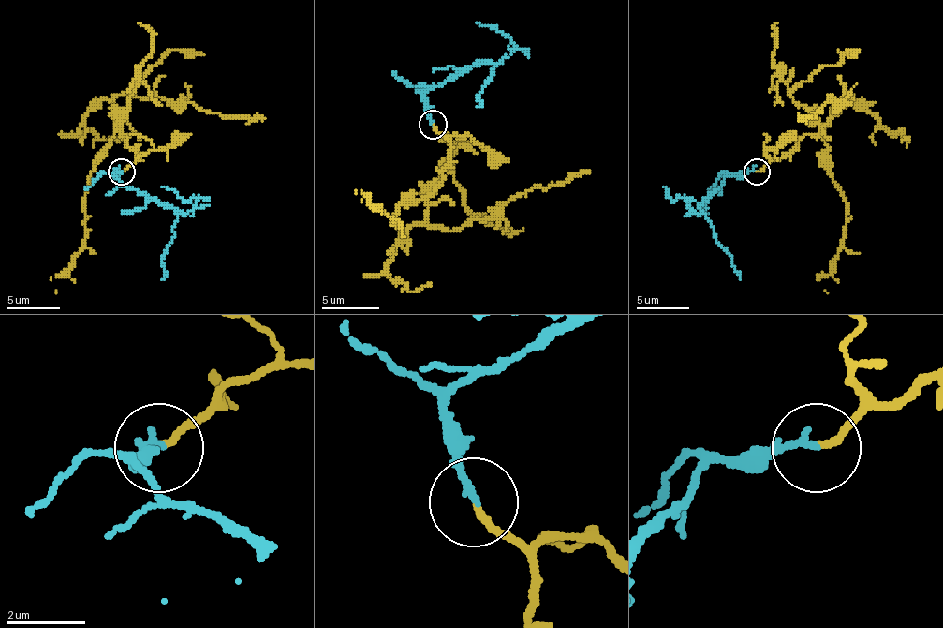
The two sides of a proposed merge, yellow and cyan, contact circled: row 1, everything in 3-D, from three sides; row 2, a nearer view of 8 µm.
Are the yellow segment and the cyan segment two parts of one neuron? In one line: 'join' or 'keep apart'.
join

